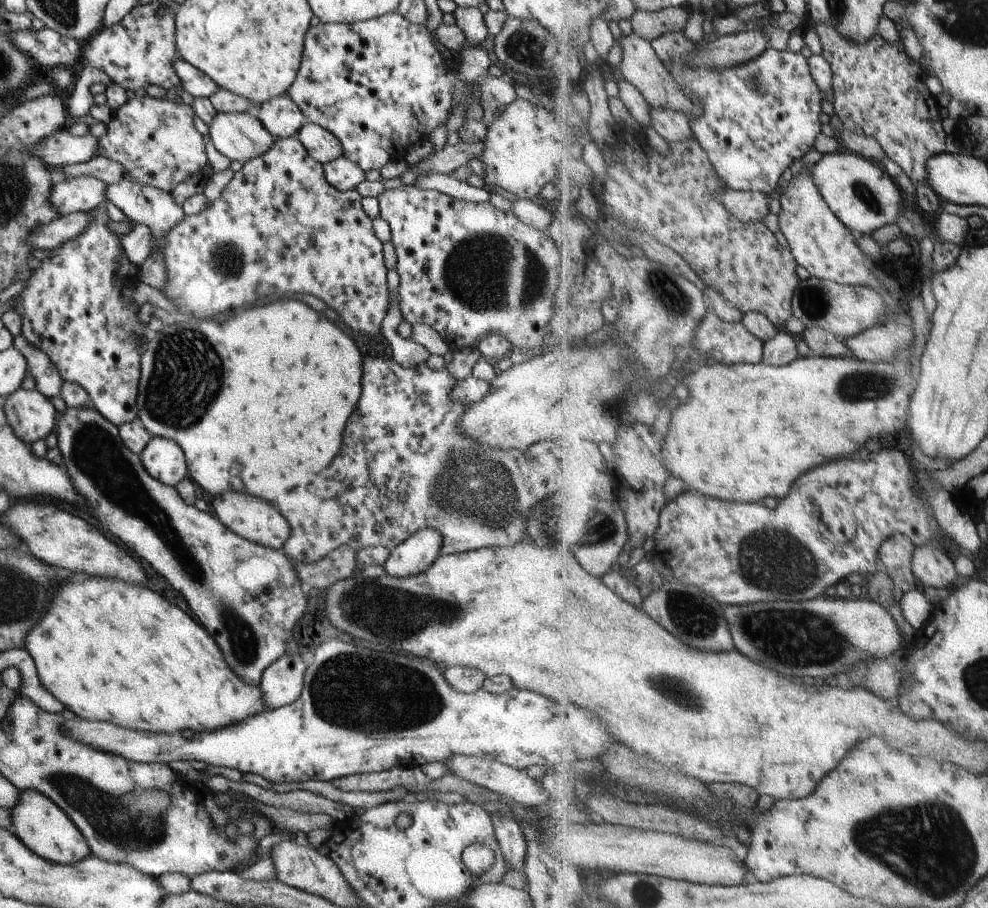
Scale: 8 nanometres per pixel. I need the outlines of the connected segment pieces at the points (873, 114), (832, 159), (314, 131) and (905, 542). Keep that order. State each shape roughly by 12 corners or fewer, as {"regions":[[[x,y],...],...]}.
{"regions":[[[817,24],[843,126],[913,184],[945,153],[936,97],[905,49]],[[853,151],[812,168],[831,210],[856,235],[898,222],[903,194]],[[304,122],[296,135],[321,164],[342,156],[339,140]],[[906,534],[884,540],[879,558],[893,580],[898,604],[919,586],[915,547]]]}

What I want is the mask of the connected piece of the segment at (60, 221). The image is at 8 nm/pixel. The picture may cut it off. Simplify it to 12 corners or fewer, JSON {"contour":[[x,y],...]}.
{"contour":[[61,215],[35,227],[33,249],[52,251],[81,235],[92,216]]}

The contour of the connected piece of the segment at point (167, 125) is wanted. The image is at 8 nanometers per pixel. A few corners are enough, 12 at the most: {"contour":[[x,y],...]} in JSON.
{"contour":[[129,95],[98,156],[171,192],[209,173],[189,105]]}

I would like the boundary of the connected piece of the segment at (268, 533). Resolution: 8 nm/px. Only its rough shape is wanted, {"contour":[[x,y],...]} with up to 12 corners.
{"contour":[[227,491],[211,514],[249,542],[279,551],[289,536],[277,508]]}

